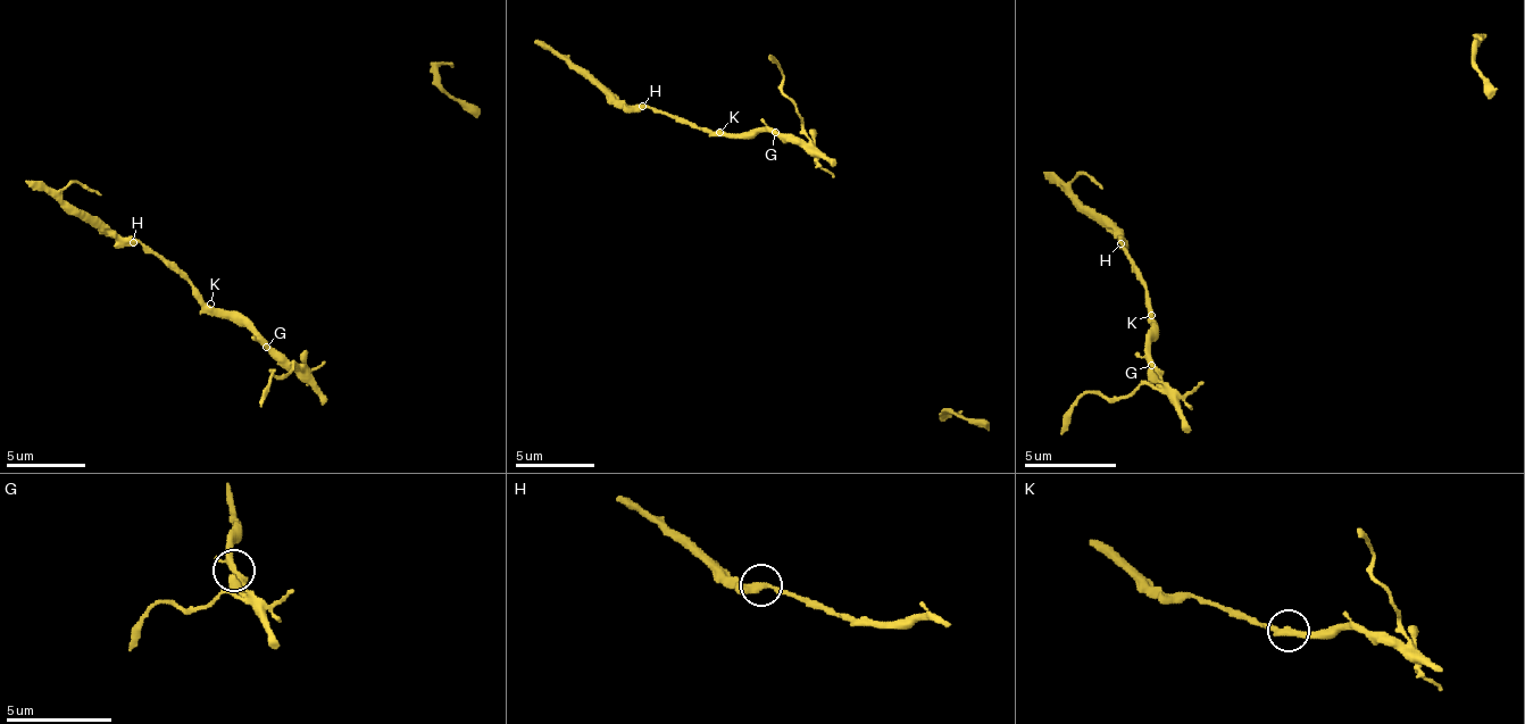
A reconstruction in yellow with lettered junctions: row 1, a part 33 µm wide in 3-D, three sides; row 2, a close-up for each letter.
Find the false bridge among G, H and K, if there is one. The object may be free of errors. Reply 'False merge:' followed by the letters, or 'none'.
False merge: none

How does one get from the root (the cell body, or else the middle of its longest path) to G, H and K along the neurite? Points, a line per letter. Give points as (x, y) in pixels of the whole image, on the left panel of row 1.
G: (321, 367), (297, 371), (266, 347)
H: (321, 367), (297, 371), (277, 359), (242, 323), (218, 315), (172, 268), (132, 241)
K: (321, 367), (297, 371), (277, 359), (242, 323), (234, 323), (210, 304)

